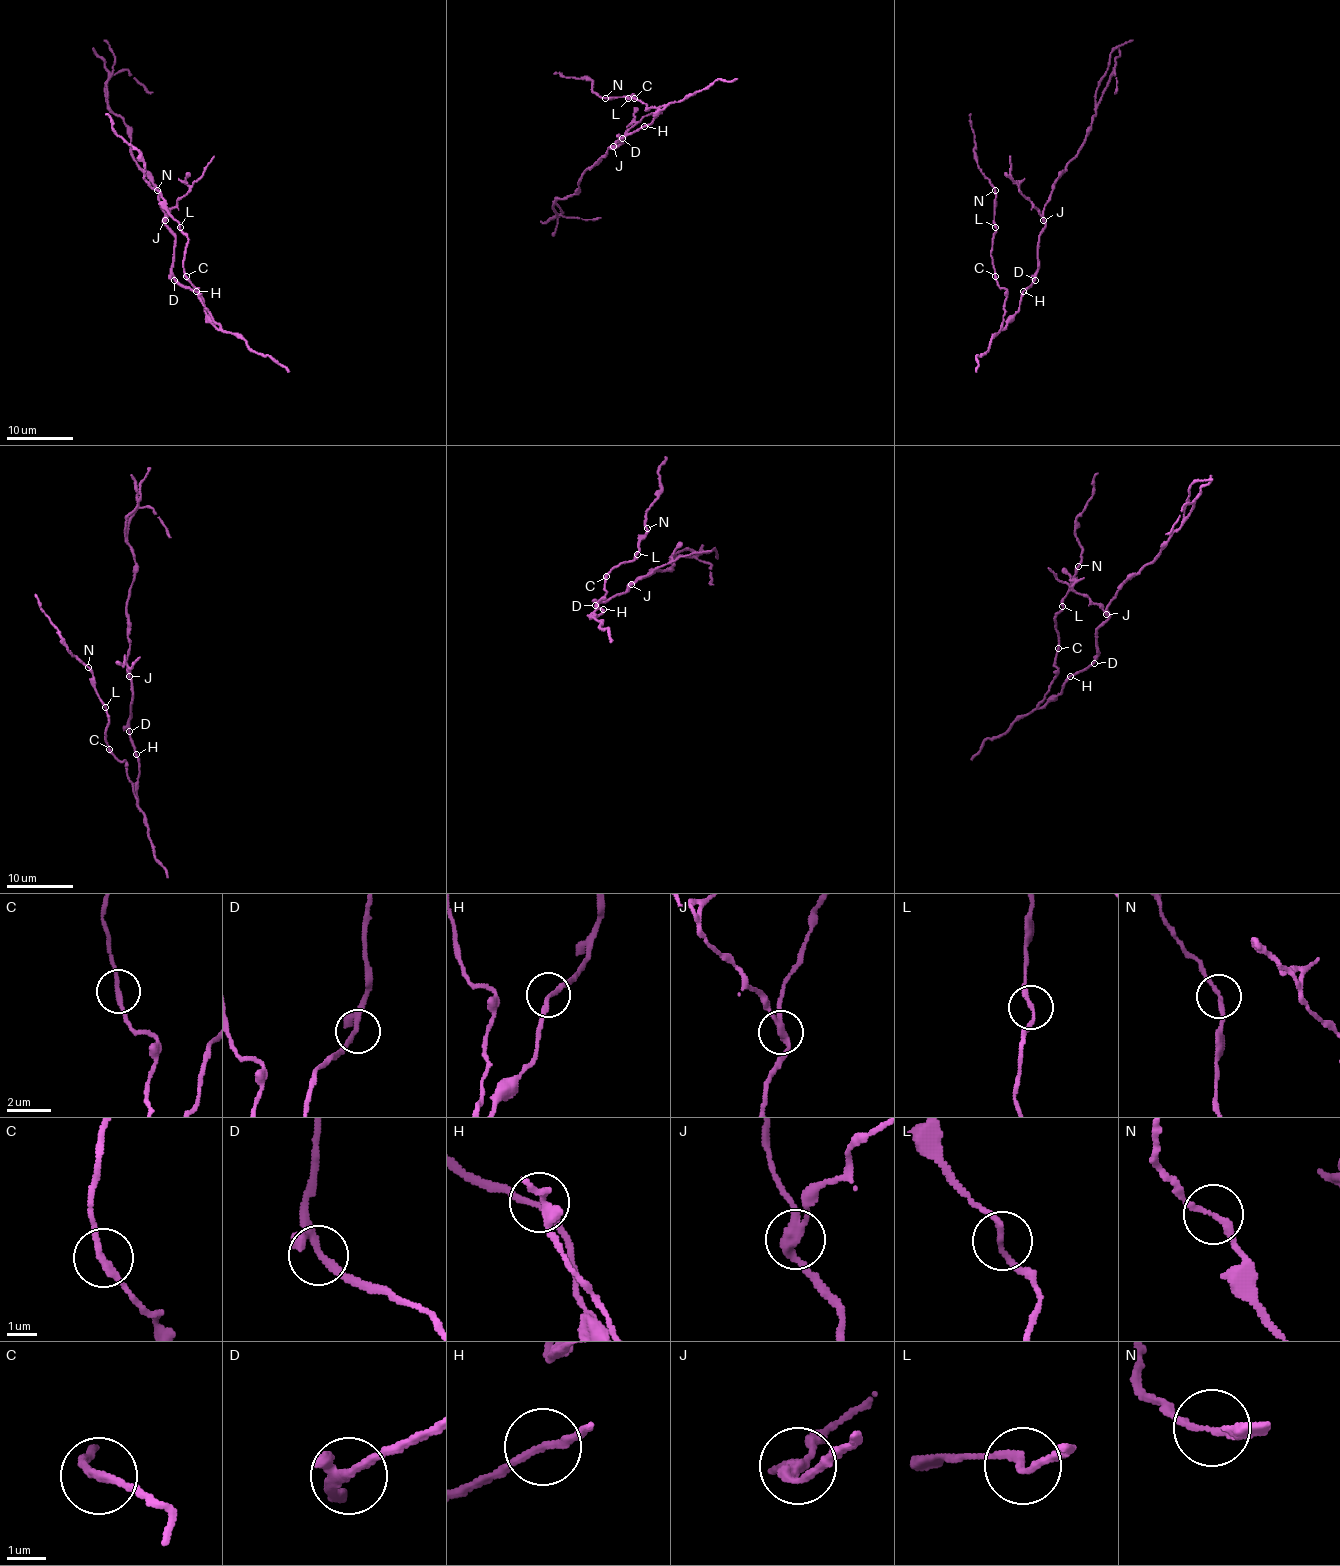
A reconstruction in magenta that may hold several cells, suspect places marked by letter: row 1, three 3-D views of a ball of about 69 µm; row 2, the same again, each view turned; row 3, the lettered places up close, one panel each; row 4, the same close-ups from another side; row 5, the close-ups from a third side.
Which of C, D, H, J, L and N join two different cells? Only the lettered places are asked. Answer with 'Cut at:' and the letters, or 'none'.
Cut at: J

